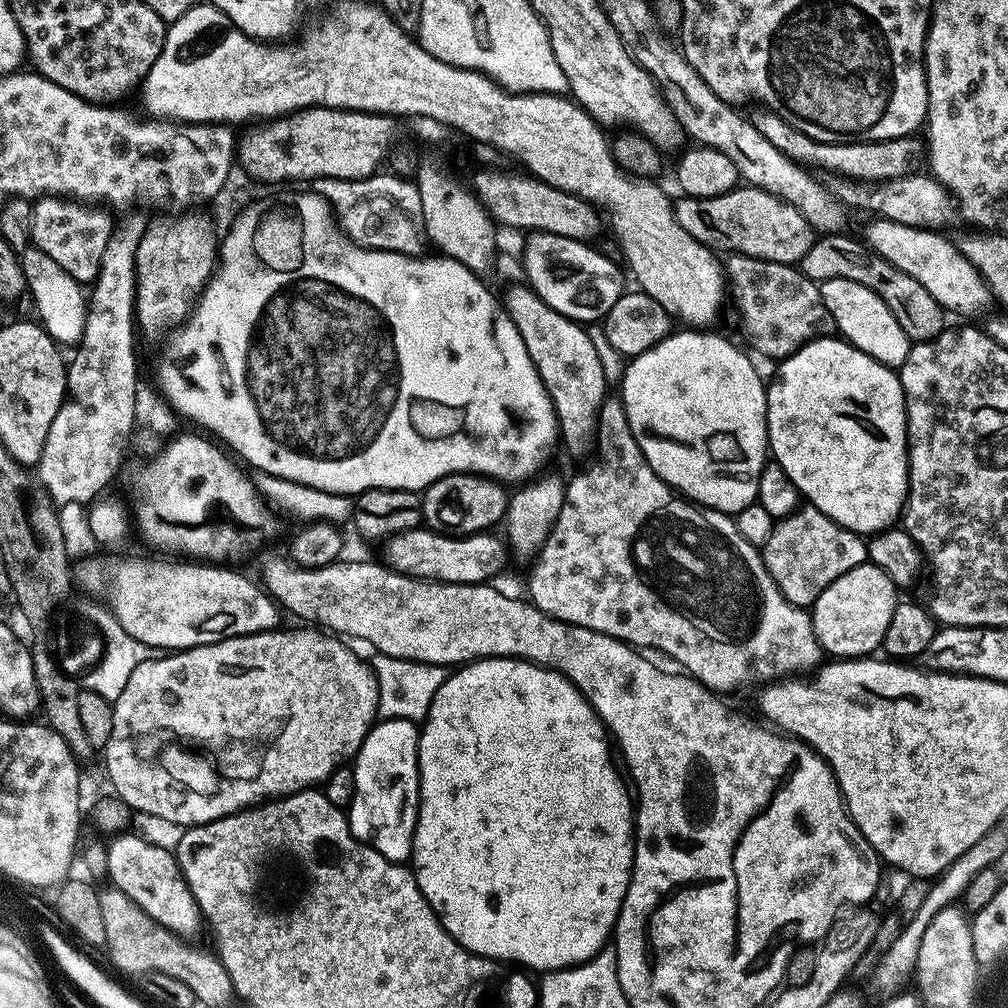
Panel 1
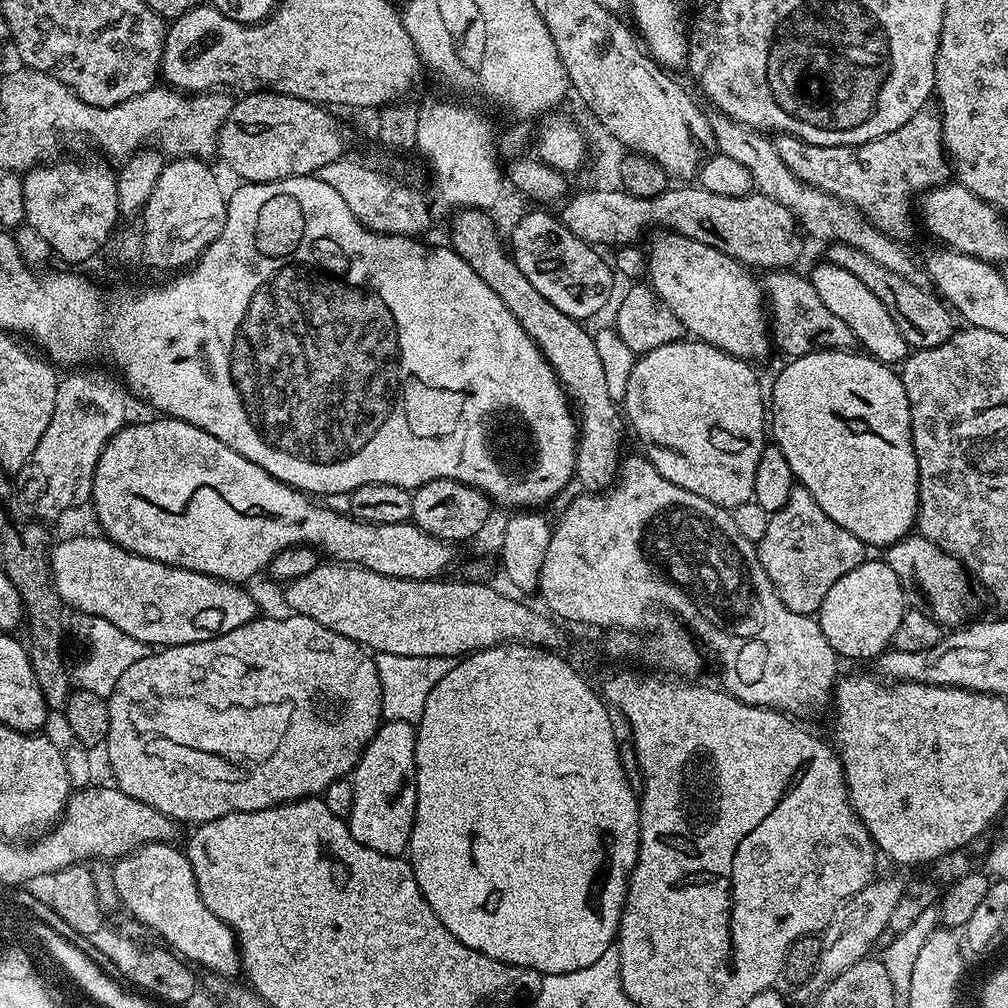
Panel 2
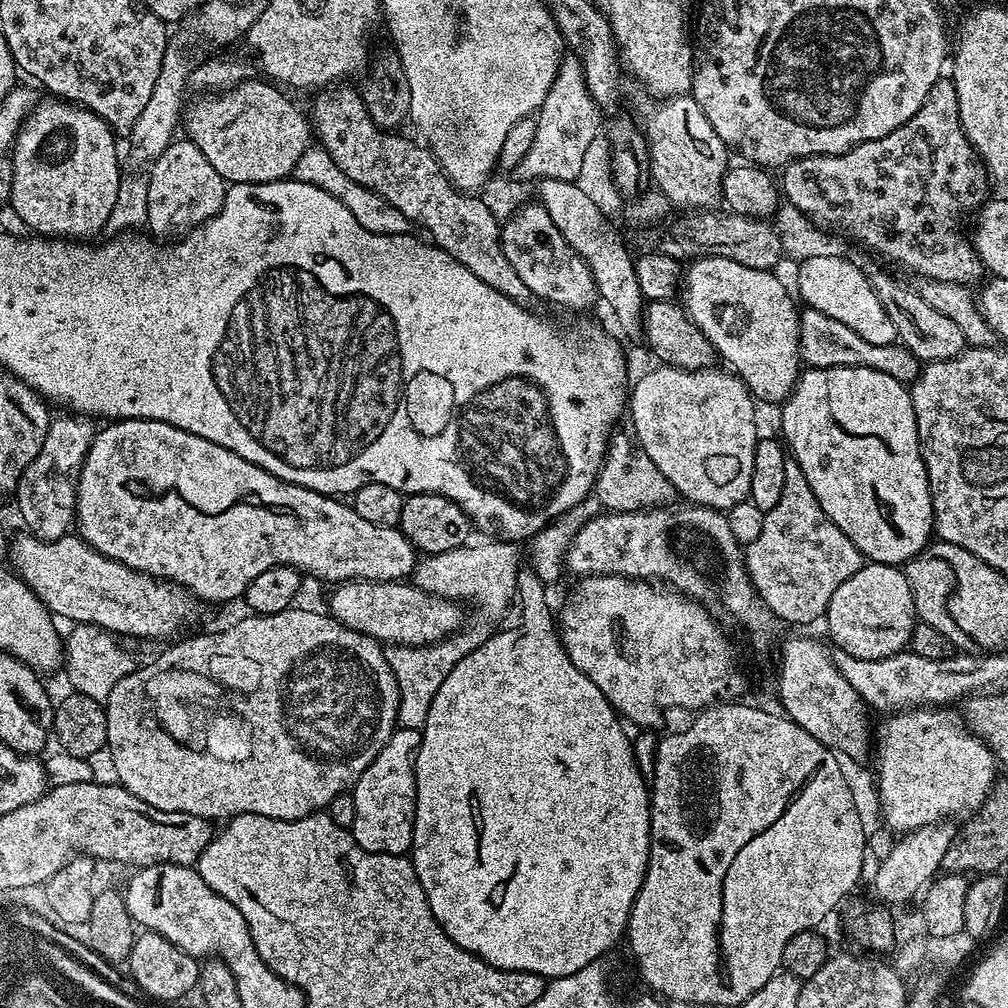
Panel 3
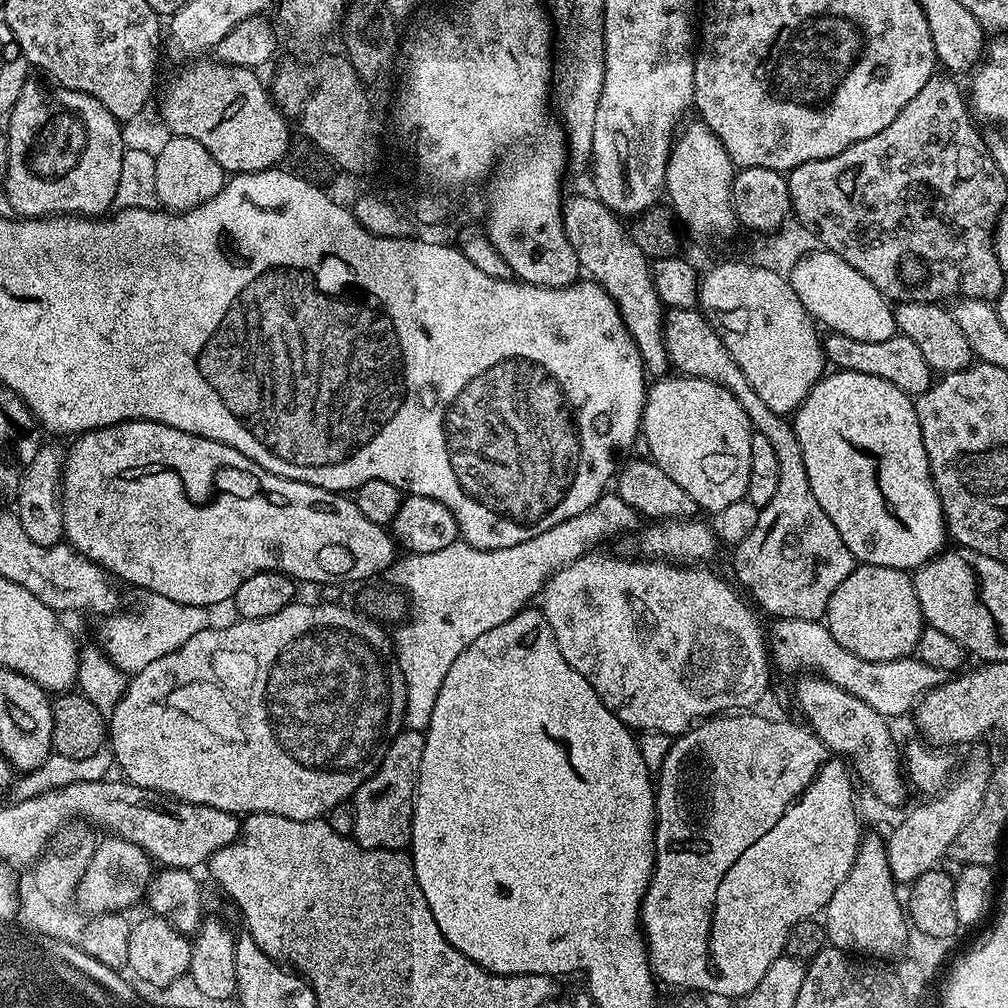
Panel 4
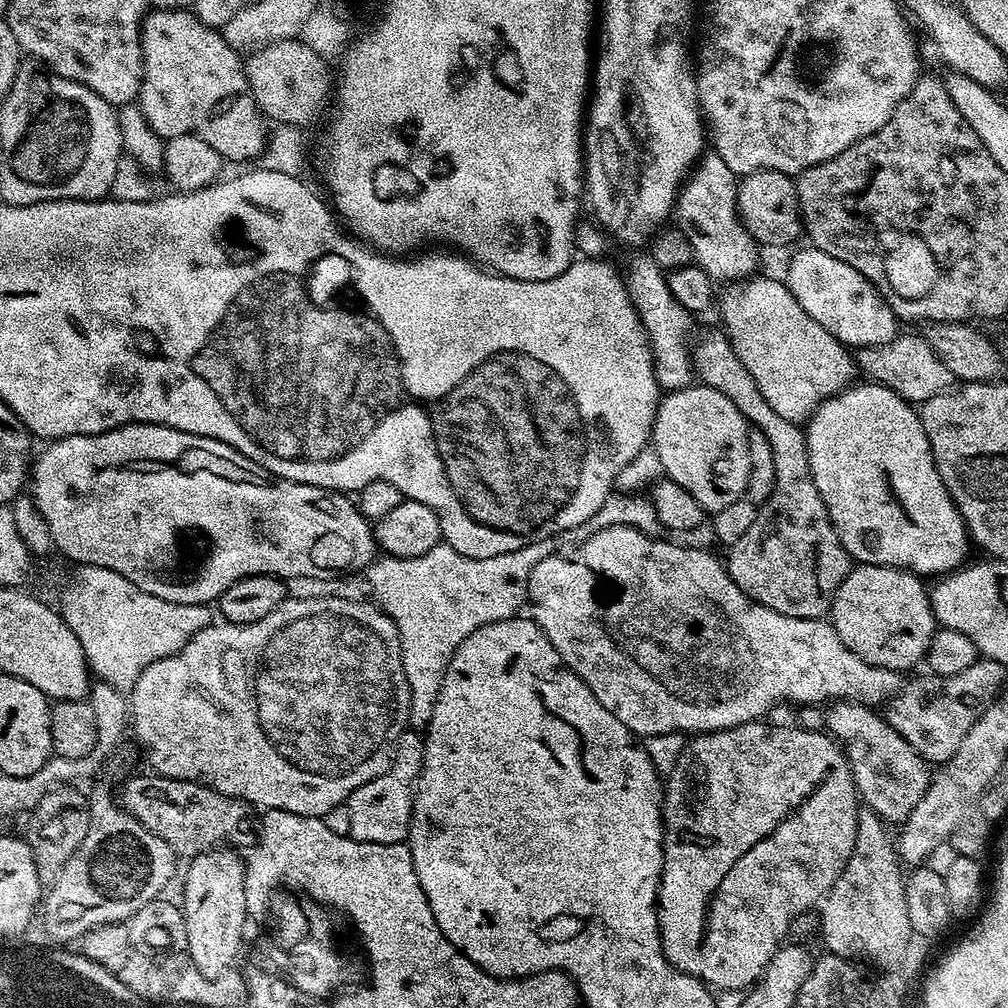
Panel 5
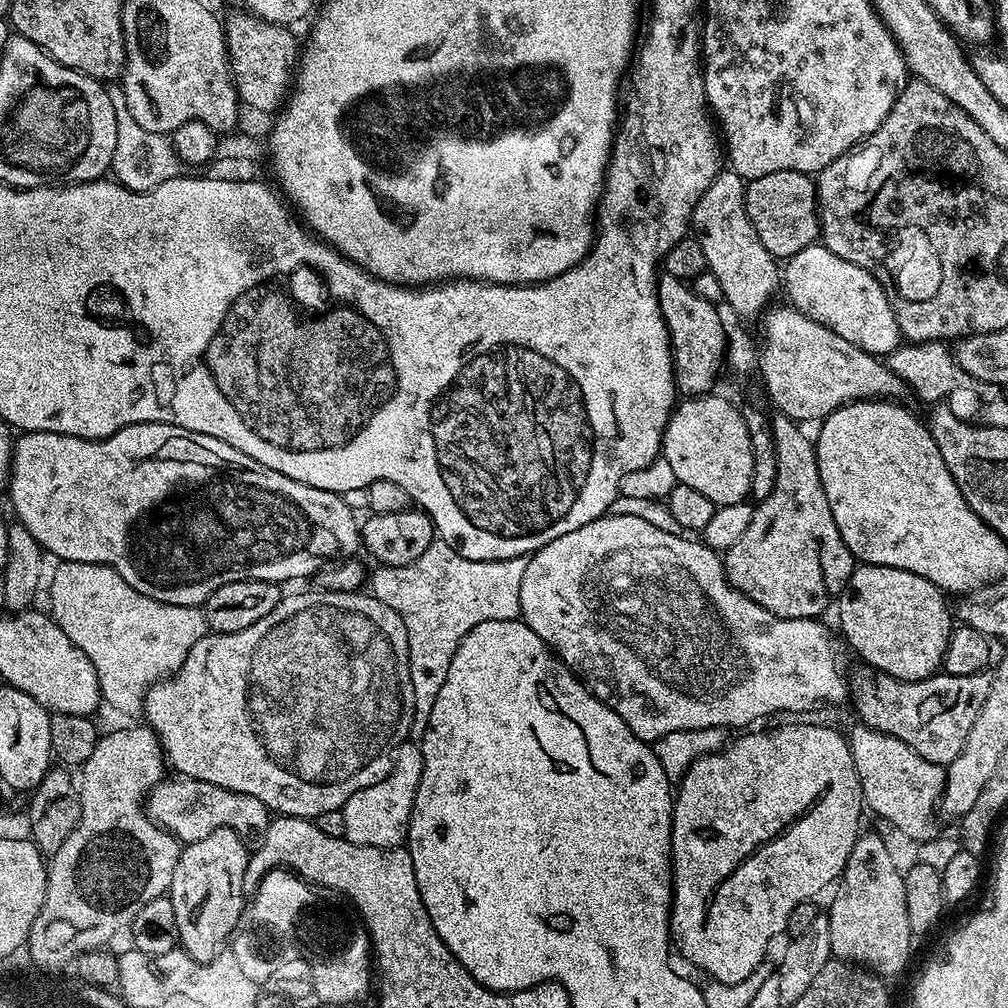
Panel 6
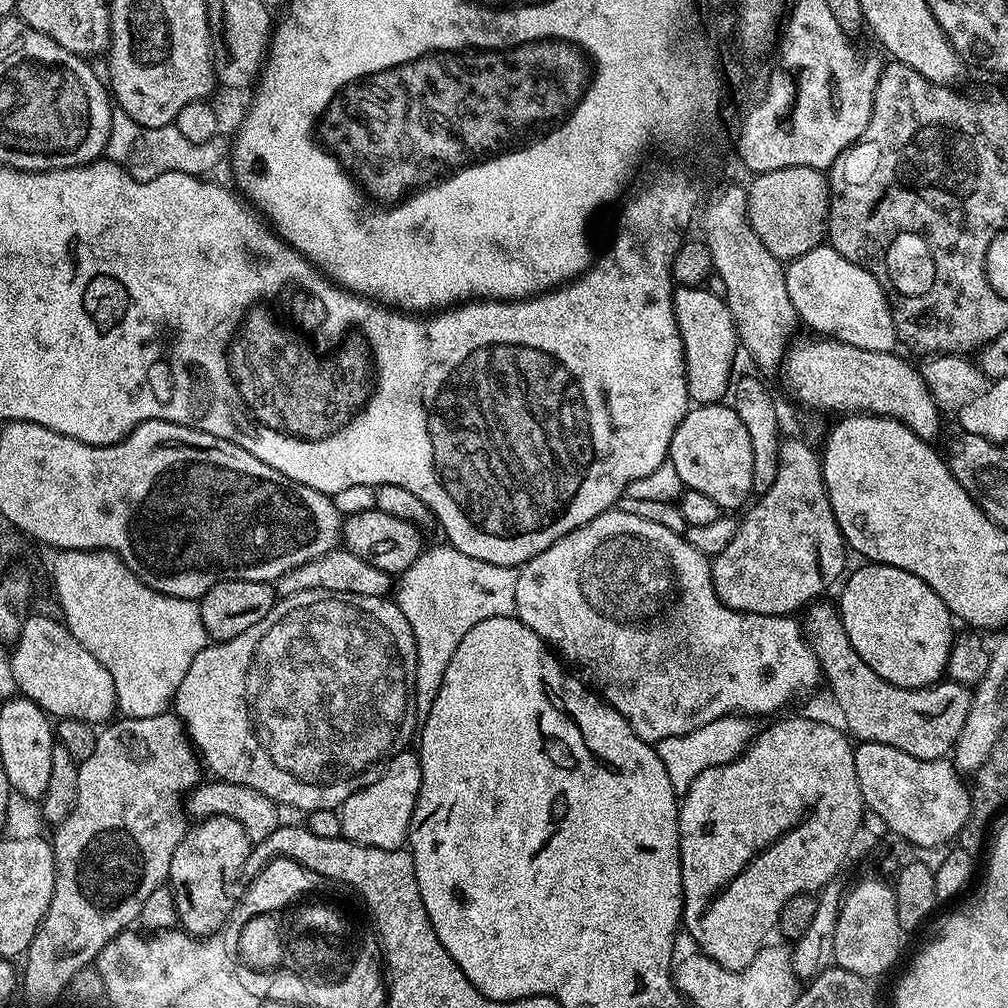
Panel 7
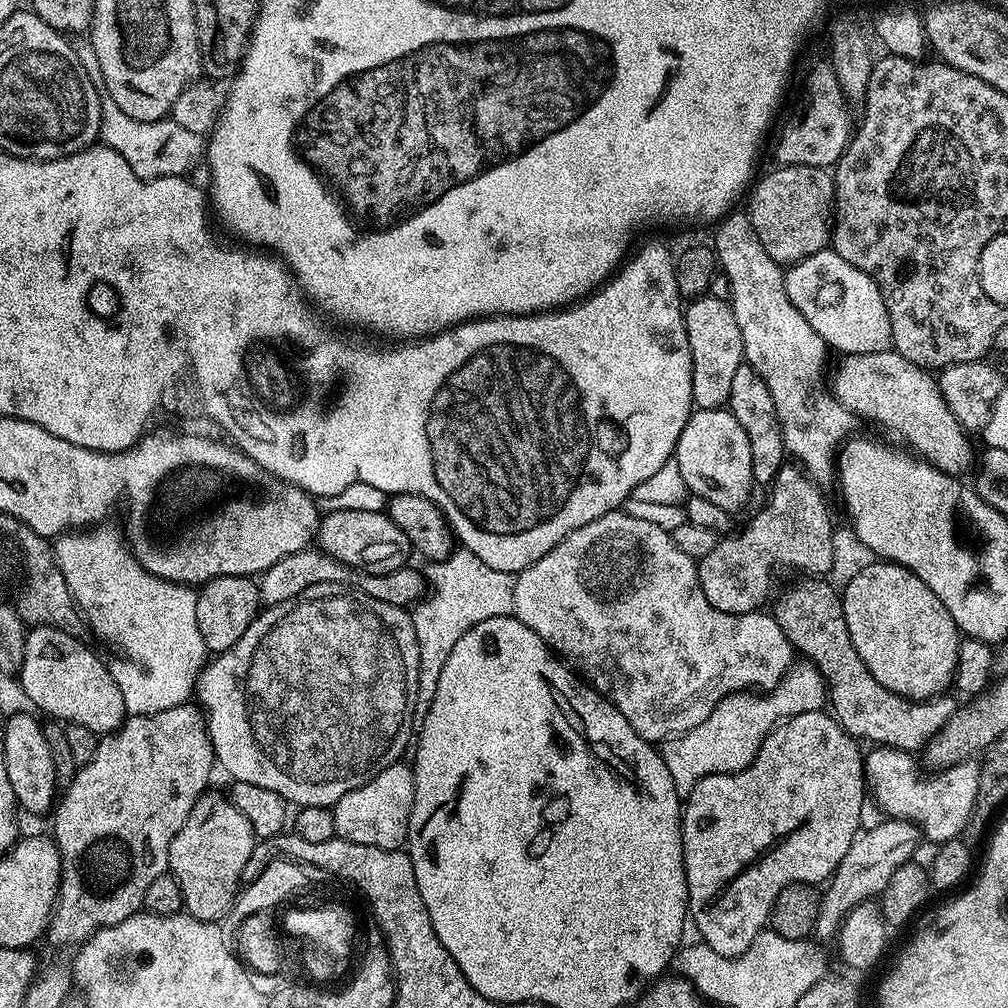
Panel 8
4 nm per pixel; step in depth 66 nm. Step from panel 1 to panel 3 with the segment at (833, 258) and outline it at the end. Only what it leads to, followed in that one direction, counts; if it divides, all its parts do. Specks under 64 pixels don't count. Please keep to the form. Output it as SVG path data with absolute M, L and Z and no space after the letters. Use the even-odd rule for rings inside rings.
M884 272L871 273L872 289L878 294L878 302L882 302L882 310L890 314L890 322L894 322L896 339L907 348L917 360L929 362L934 360L953 359L965 350L962 330L946 314L934 310L911 287L903 288L898 281L887 276Z

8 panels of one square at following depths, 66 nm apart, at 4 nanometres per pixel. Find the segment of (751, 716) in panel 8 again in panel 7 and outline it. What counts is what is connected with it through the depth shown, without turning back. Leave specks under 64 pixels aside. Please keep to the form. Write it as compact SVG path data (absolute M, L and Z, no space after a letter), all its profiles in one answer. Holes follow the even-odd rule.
M743 714L723 716L693 732L687 732L674 738L662 738L655 741L654 747L658 758L662 758L662 766L666 766L666 774L670 774L670 786L678 794L687 792L690 782L702 774L702 770L710 770L714 766L722 766L734 762L748 749L754 739L753 721Z

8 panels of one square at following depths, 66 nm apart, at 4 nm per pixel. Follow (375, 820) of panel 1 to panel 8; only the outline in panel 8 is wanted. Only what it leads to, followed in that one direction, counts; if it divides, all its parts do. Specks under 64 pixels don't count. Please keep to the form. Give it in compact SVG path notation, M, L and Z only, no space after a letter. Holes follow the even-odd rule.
M397 762L386 766L386 770L370 778L370 782L350 790L350 794L342 794L342 798L338 798L338 802L331 807L336 836L362 846L403 849L414 806L415 785L411 767L407 763Z

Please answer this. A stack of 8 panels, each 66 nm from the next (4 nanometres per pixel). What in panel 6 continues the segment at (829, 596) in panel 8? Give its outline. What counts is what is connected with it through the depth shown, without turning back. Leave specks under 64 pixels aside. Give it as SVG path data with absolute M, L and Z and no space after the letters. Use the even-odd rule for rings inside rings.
M864 670L860 676L860 688L853 687L850 704L856 707L861 725L887 736L906 742L914 754L926 758L926 762L949 765L962 754L970 726L982 710L989 693L991 671L985 670L969 676L927 676L925 680L896 680L884 672Z

